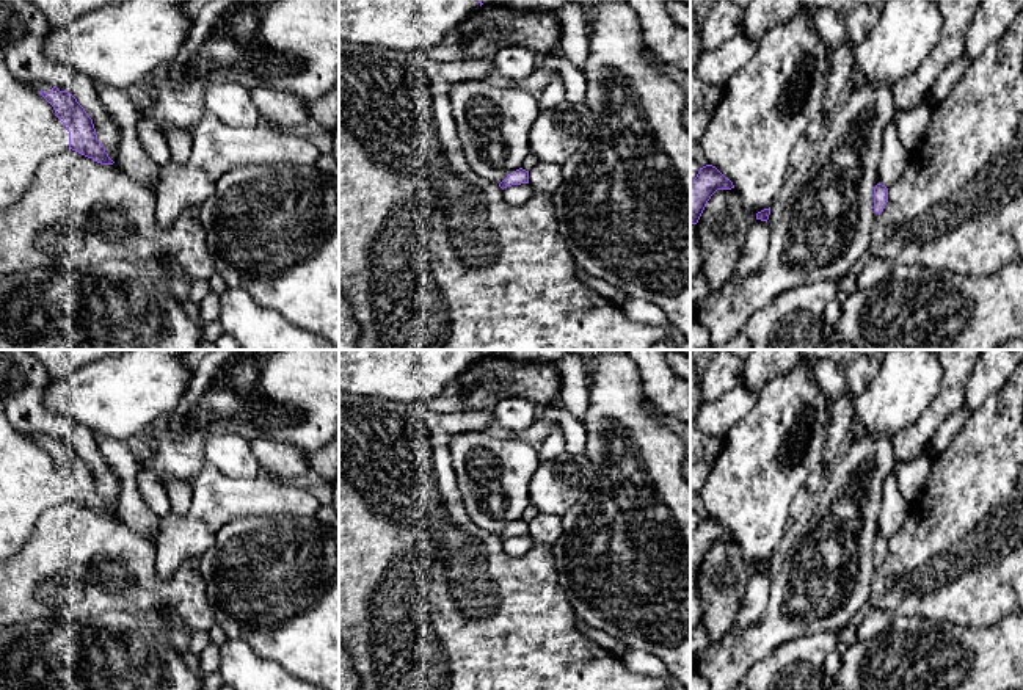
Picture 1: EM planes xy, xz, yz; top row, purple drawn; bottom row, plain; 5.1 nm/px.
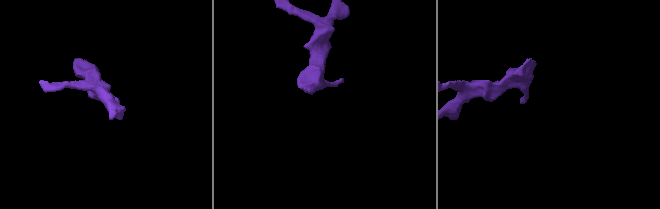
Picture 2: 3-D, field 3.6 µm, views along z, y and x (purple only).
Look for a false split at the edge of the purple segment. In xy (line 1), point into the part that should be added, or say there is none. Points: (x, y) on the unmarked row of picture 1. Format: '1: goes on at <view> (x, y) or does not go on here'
1: goes on at xy (43, 438)

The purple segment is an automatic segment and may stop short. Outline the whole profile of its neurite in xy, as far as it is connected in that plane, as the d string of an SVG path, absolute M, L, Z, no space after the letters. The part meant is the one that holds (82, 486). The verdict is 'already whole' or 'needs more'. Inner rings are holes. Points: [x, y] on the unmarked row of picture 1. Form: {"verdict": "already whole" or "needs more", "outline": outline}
{"verdict": "needs more", "outline": "M39 434L38 442L53 458L58 470L67 480L72 502L102 516L115 514L97 491L93 470L71 444L50 434Z"}

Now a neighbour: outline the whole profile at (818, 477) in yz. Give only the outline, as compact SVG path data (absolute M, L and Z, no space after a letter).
M824 464L816 466L806 481L805 481L805 488L808 489L810 496L821 492L821 489L824 488L825 481L827 481L827 474L828 470L824 467Z

